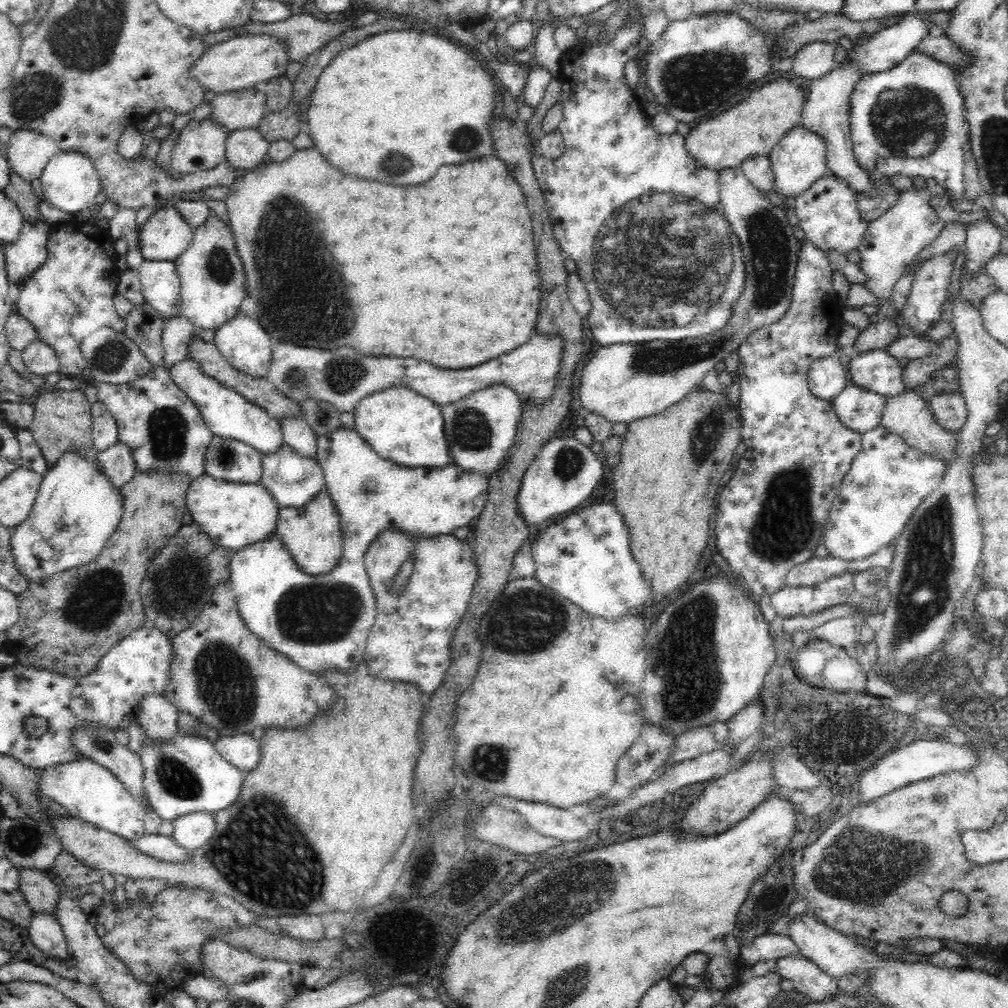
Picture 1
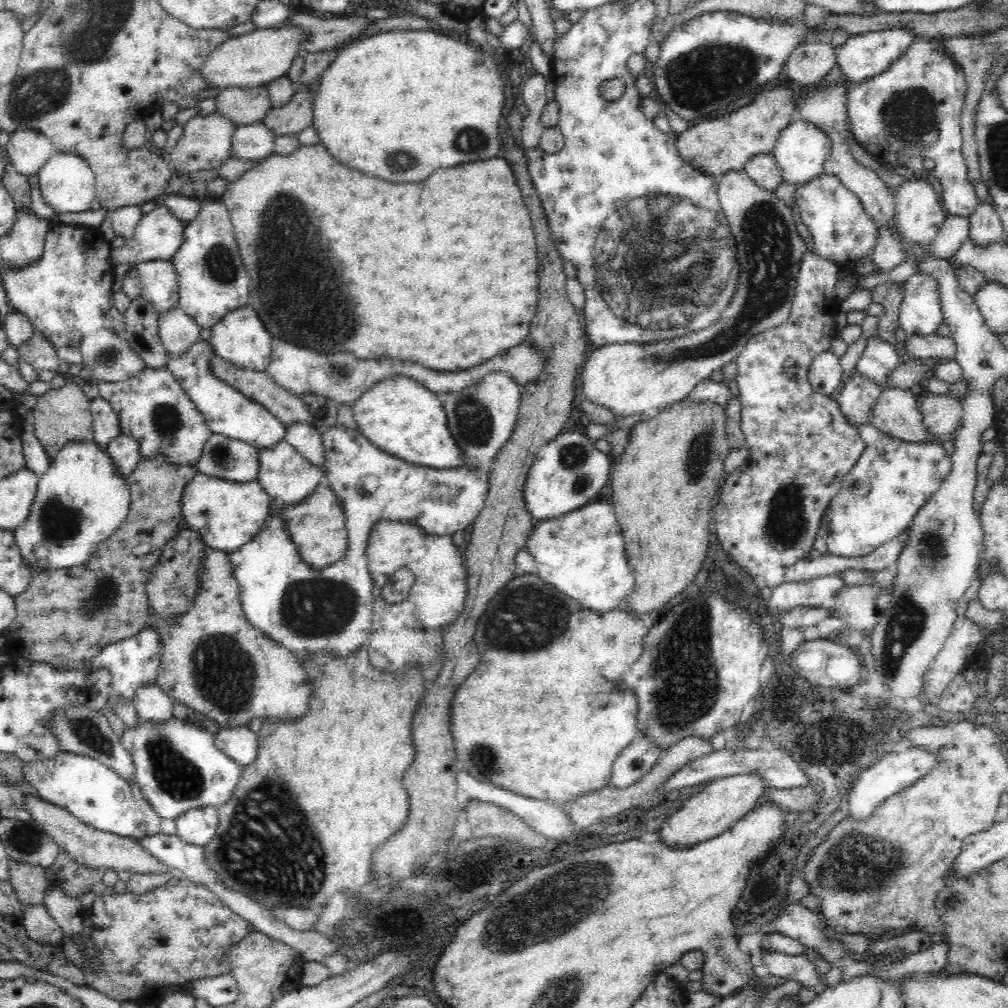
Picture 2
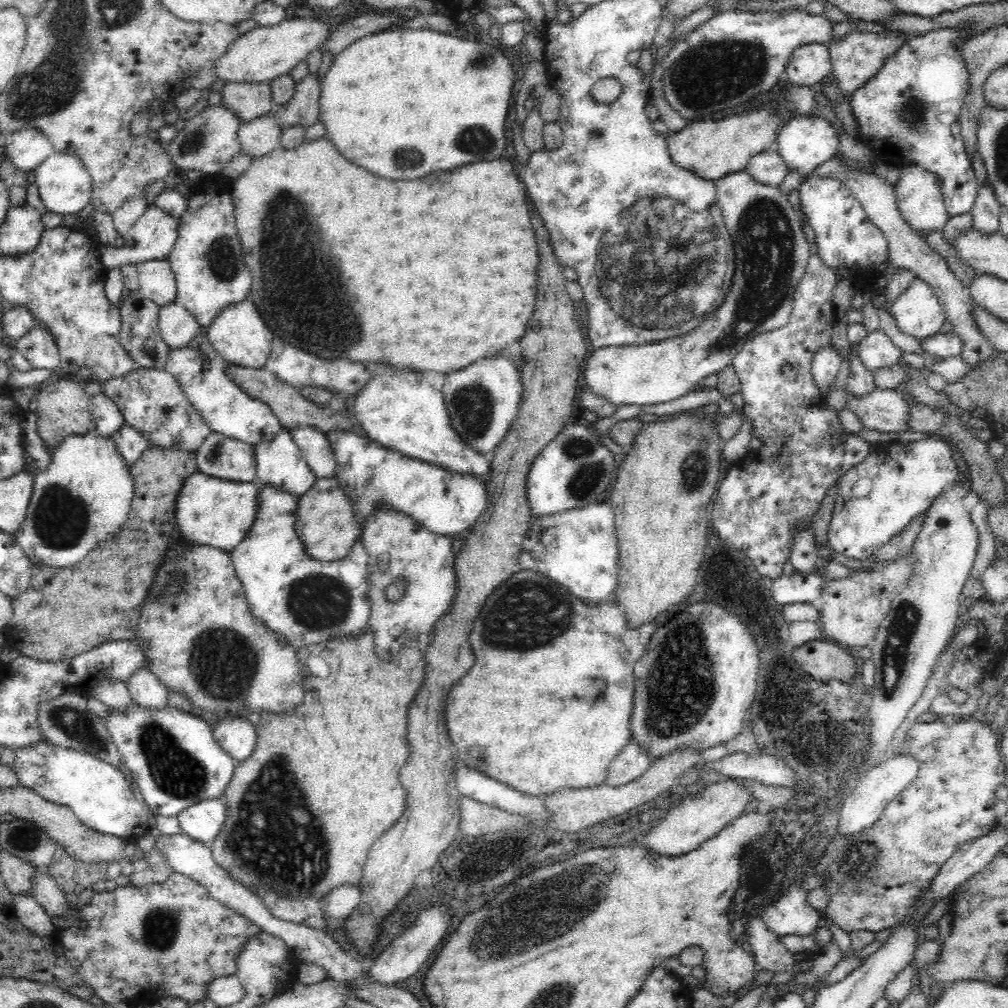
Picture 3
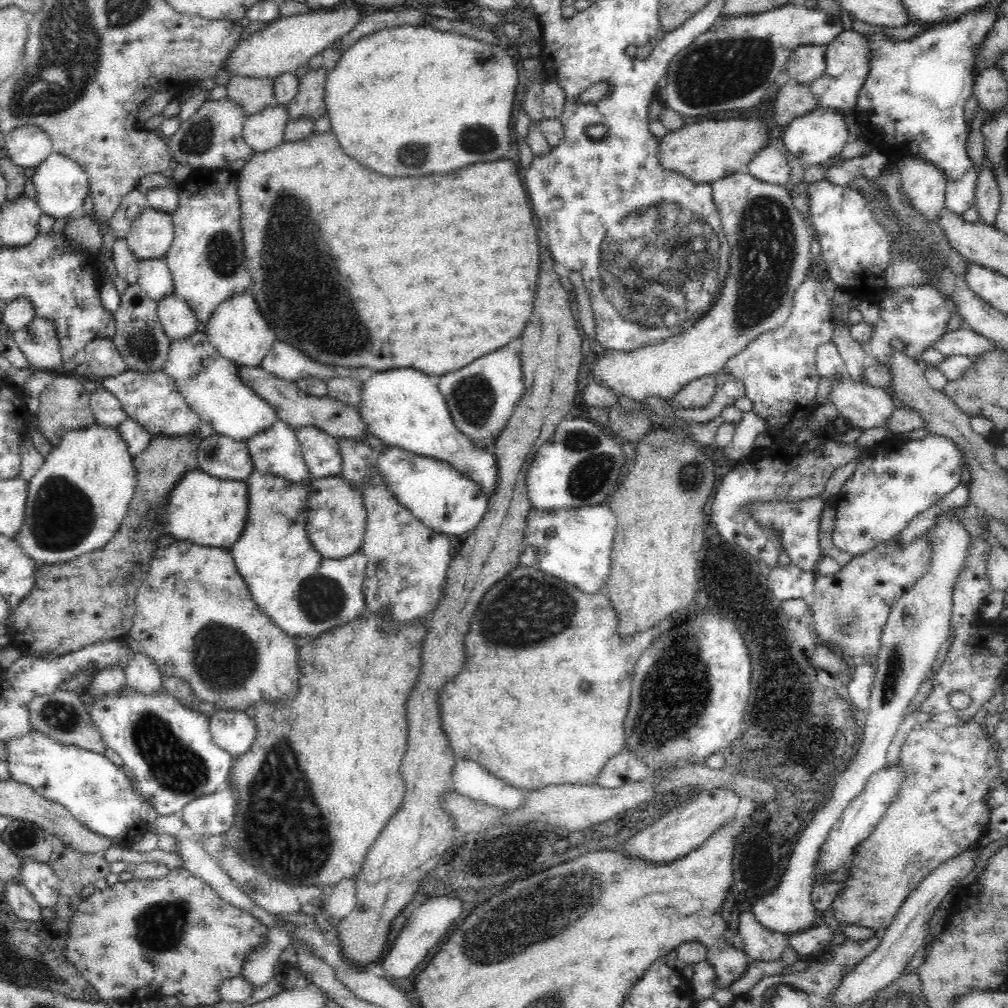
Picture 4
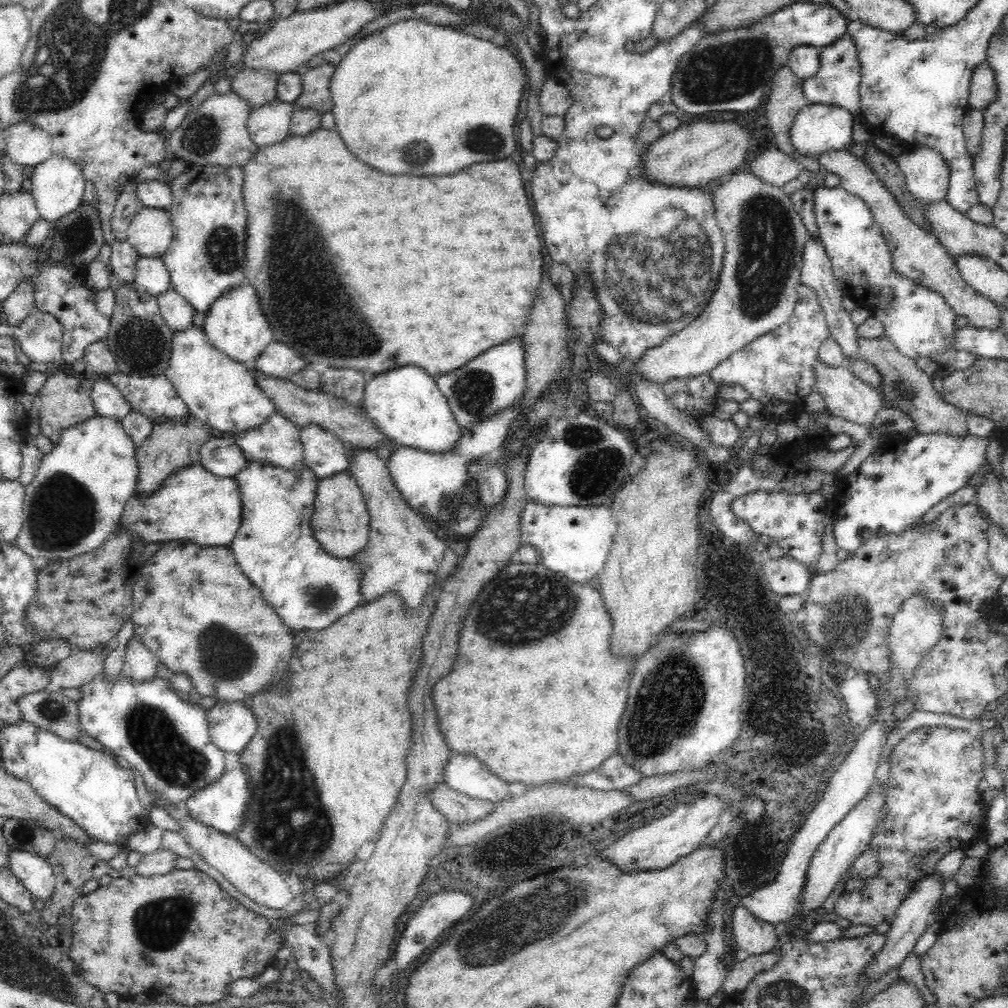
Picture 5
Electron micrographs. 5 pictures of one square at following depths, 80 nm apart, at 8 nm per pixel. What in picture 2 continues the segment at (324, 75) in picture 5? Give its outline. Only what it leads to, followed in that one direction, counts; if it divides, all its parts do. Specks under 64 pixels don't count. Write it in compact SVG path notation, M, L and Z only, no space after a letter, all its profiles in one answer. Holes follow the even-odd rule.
M297 85L290 102L282 108L269 111L262 122L275 137L297 136L303 130L311 127L313 100L308 87Z

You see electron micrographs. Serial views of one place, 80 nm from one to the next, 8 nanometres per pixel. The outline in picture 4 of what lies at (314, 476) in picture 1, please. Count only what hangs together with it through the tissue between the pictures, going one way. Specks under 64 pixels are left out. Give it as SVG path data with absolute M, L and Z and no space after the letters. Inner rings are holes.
M277 418L269 429L252 436L245 443L250 451L255 470L262 473L262 475L274 475L274 477L284 479L294 485L300 483L305 485L312 482L313 477L303 459L301 444L297 439L297 431L292 429L290 425L280 421L280 419Z

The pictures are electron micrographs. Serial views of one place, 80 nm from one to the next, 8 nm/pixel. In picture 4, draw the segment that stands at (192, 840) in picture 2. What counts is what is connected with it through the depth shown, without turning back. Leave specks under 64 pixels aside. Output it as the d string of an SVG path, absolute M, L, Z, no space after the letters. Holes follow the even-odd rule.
M230 785L220 788L214 794L195 798L183 808L182 824L193 834L206 837L220 837L234 822L236 795Z

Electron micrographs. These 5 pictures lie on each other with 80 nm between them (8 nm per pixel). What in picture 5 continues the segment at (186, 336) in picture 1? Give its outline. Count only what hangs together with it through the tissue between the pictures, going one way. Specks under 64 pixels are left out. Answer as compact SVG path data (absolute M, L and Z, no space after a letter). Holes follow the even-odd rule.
M172 286L156 299L162 319L170 327L172 334L192 326L195 310L184 297L174 291Z

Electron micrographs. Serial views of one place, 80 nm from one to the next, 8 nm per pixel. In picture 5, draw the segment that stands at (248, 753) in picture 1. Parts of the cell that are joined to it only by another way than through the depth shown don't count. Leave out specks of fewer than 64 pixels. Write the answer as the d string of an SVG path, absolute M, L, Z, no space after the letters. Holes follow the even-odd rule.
M218 701L207 712L212 742L225 753L240 754L257 731L254 714L242 703Z

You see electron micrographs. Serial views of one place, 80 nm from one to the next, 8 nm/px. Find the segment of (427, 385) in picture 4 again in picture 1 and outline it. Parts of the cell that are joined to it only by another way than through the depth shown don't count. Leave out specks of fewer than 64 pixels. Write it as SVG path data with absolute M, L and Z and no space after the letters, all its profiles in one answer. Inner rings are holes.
M397 386L363 398L353 410L355 431L378 456L403 467L438 467L451 462L440 407L408 387Z

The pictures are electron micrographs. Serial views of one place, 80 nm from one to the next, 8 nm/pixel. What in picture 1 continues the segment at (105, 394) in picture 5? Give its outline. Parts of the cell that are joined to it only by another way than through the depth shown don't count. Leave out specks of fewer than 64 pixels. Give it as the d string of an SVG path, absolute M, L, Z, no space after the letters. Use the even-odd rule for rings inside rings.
M100 401L91 404L91 438L96 451L106 450L118 443L116 421Z

